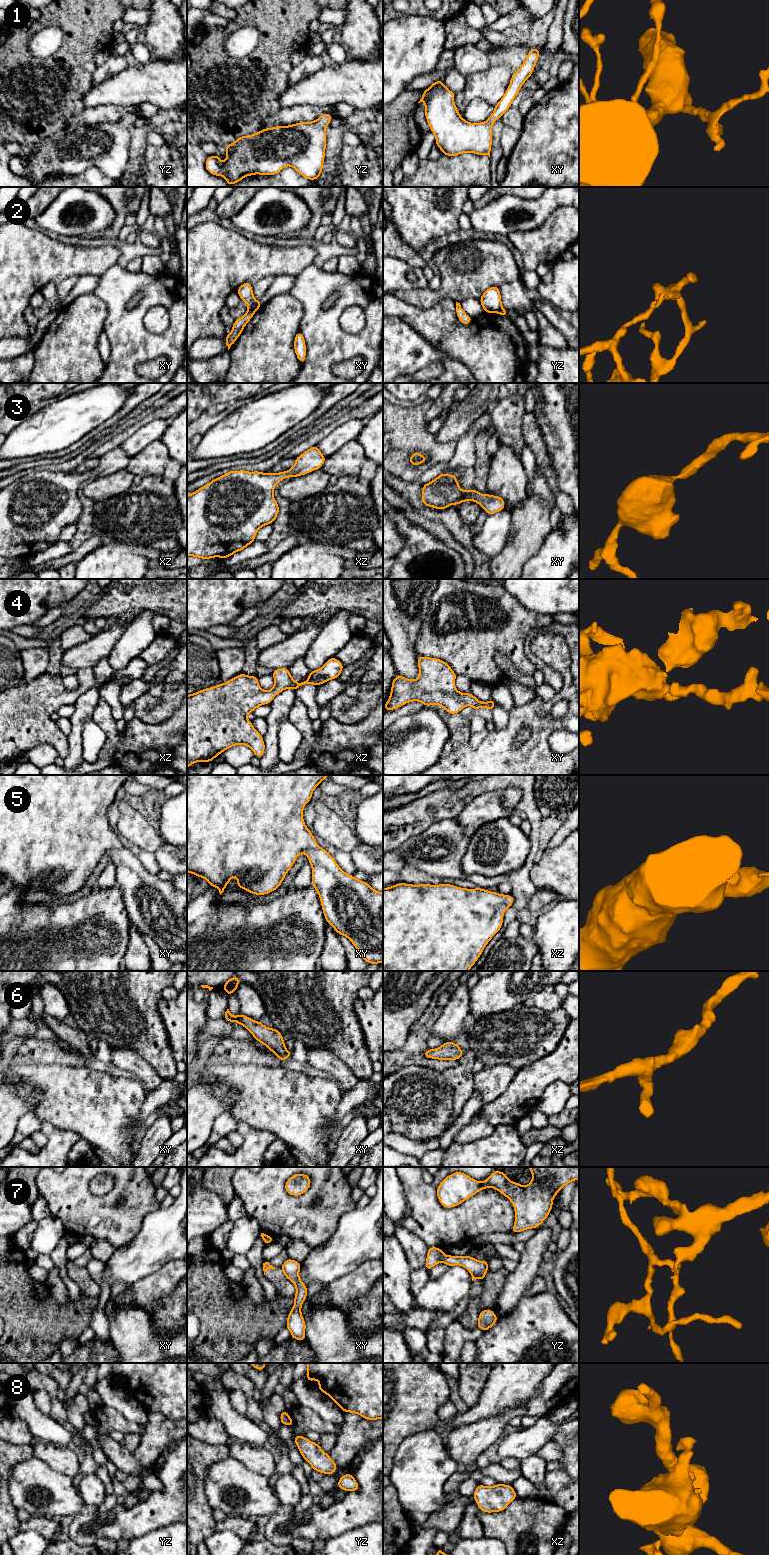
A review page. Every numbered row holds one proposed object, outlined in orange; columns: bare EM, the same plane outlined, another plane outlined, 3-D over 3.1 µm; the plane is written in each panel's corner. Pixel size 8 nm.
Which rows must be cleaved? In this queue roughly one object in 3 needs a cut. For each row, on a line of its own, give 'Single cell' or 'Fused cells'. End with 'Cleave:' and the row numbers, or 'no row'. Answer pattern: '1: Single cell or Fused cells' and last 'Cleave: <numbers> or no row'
1: Single cell
2: Fused cells
3: Single cell
4: Single cell
5: Single cell
6: Single cell
7: Fused cells
8: Single cell
Cleave: 2, 7

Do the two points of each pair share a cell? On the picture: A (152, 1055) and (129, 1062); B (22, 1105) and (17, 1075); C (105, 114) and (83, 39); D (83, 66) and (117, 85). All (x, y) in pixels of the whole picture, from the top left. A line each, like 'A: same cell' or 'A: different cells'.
A: different cells
B: different cells
C: different cells
D: different cells

